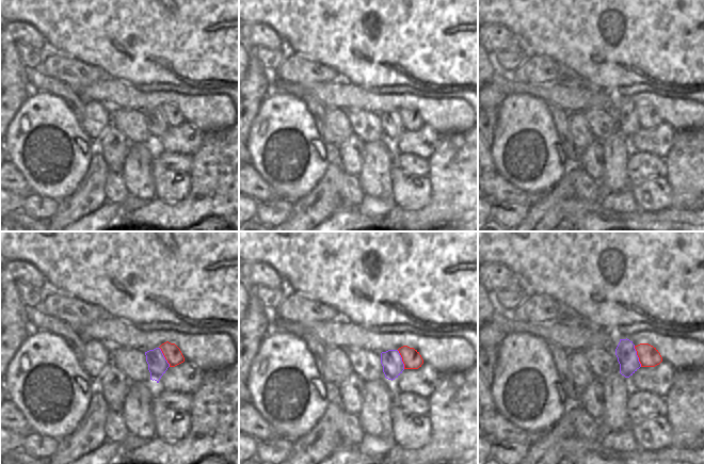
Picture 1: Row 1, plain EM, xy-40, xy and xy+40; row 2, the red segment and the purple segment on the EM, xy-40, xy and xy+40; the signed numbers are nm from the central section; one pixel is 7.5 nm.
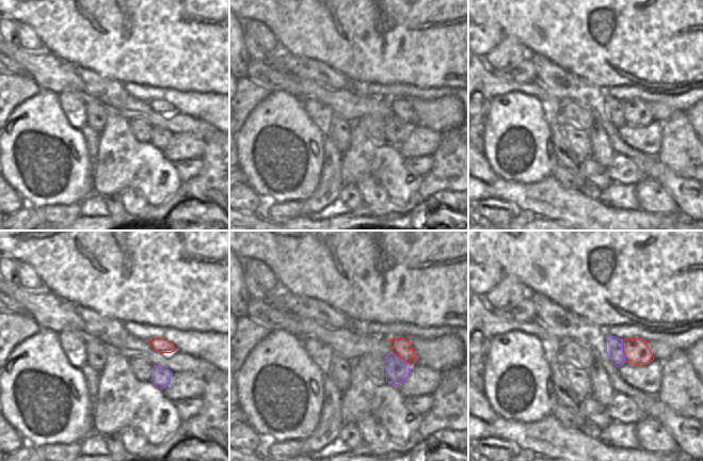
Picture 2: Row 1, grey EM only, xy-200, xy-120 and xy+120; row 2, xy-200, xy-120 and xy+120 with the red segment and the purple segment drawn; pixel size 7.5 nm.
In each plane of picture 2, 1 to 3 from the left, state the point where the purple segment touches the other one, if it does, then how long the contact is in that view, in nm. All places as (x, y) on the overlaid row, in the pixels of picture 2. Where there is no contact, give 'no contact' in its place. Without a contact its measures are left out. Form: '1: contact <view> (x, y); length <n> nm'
1: no contact
2: contact xy-120 (402, 359); length 170 nm
3: contact xy+120 (623, 351); length 160 nm

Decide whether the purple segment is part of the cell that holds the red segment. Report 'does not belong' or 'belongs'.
does not belong

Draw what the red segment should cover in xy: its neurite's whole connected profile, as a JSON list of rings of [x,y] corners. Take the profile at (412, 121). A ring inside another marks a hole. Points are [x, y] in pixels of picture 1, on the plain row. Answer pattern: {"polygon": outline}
{"polygon": [[[403,107],[398,112],[402,118],[404,130],[418,130],[423,125],[421,116],[414,109]]]}

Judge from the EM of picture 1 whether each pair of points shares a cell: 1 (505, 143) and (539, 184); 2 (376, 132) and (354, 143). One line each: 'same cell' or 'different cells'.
1: same cell
2: different cells

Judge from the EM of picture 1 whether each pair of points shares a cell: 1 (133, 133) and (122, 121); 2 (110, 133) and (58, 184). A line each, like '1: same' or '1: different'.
1: same
2: different

